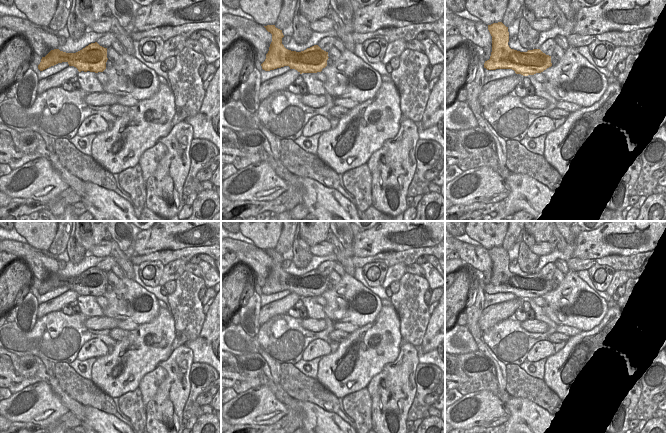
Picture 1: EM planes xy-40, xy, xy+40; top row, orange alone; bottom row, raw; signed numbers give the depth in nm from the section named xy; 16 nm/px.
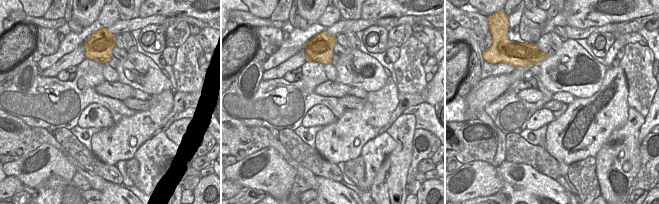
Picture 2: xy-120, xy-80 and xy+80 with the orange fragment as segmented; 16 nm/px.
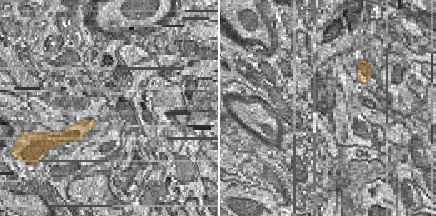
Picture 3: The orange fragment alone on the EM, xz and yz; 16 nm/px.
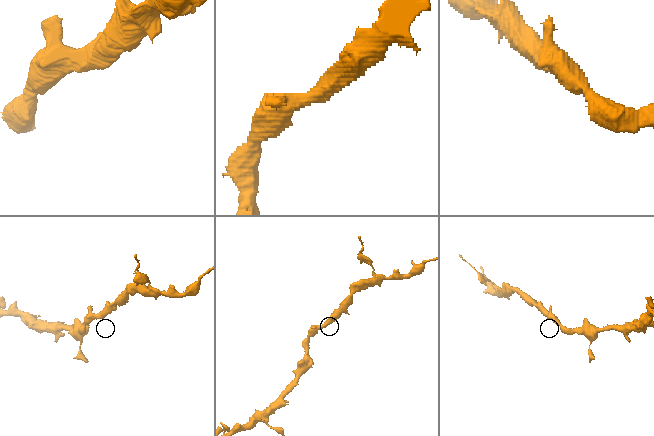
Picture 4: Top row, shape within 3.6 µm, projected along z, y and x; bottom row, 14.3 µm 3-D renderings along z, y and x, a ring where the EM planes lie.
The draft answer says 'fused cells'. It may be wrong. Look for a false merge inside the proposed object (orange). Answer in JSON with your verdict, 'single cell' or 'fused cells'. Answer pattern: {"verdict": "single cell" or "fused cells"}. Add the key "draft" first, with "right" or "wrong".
{"draft": "wrong", "verdict": "single cell"}

